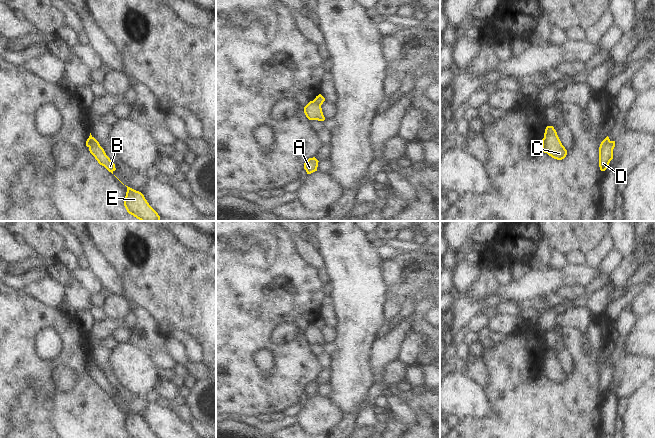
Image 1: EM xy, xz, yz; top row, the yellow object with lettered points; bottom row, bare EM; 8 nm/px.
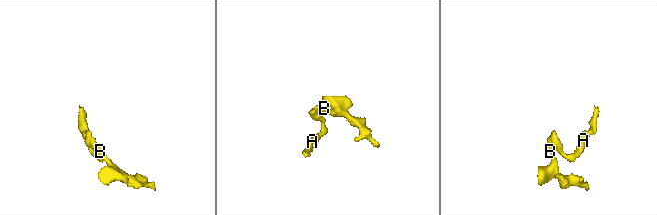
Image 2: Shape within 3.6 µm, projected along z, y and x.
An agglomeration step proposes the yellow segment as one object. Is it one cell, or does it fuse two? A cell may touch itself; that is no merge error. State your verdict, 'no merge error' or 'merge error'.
merge error

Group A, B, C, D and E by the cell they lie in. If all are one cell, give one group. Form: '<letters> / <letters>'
A C D / B E

